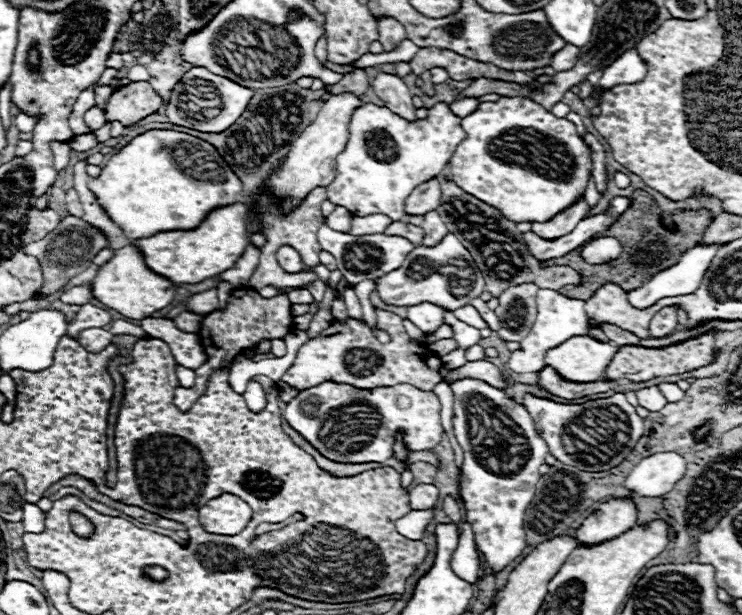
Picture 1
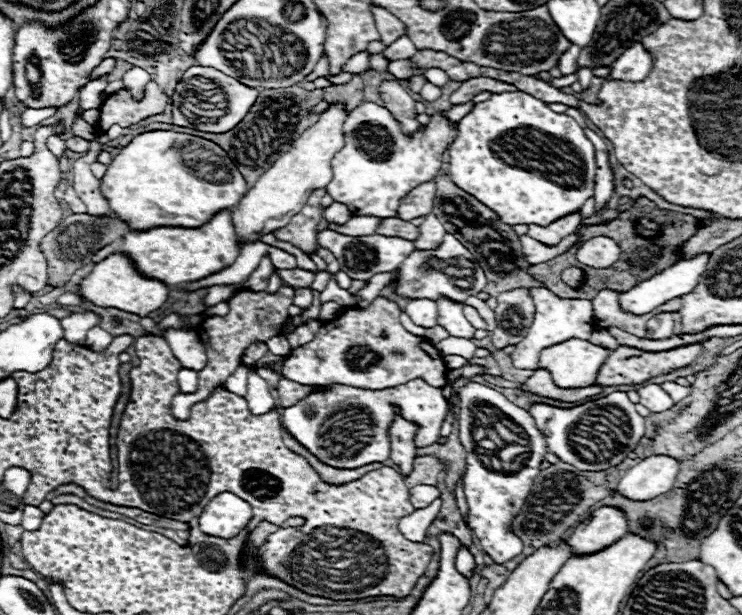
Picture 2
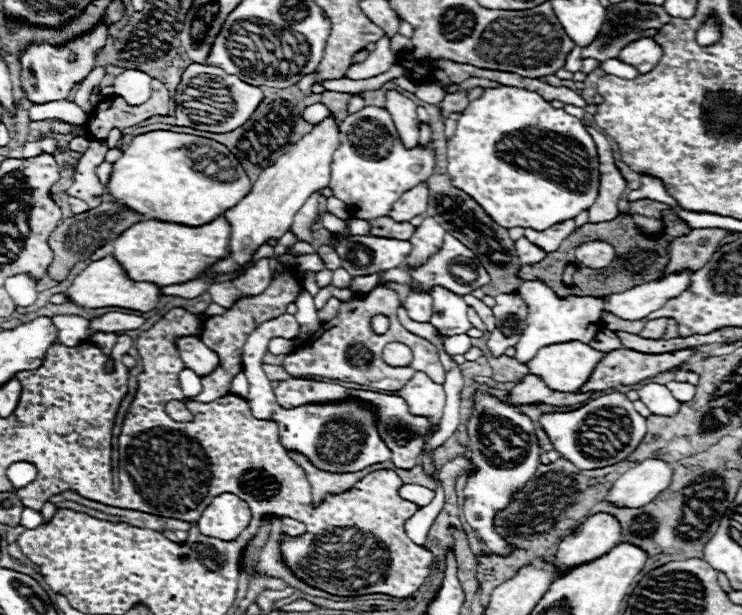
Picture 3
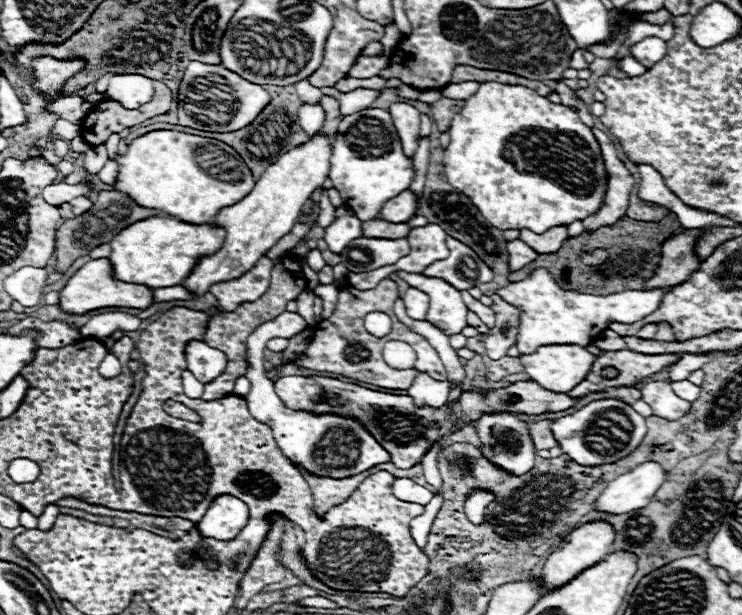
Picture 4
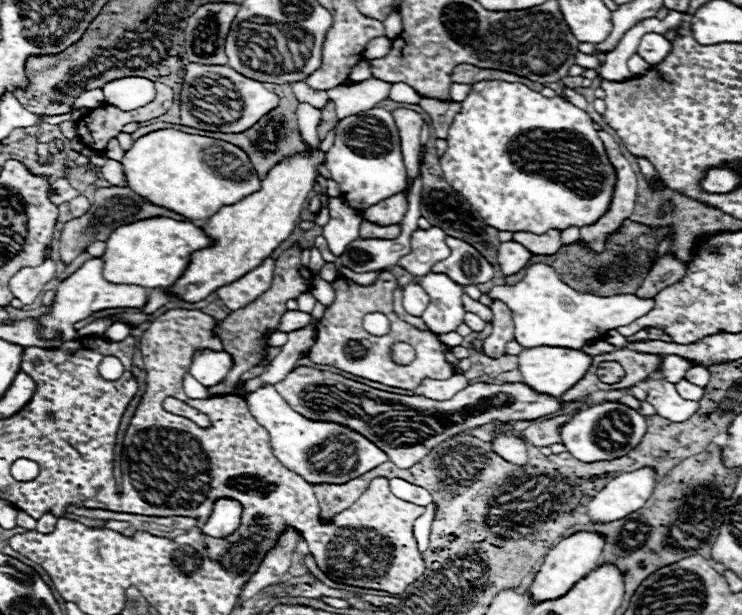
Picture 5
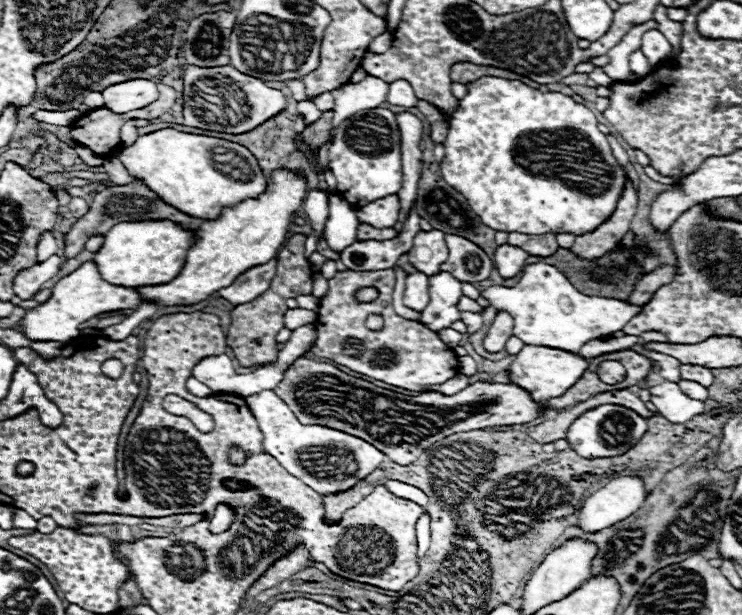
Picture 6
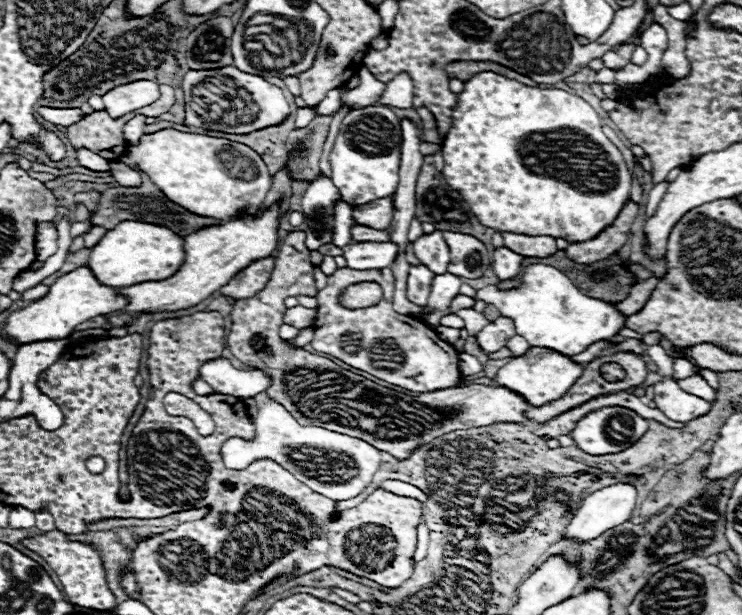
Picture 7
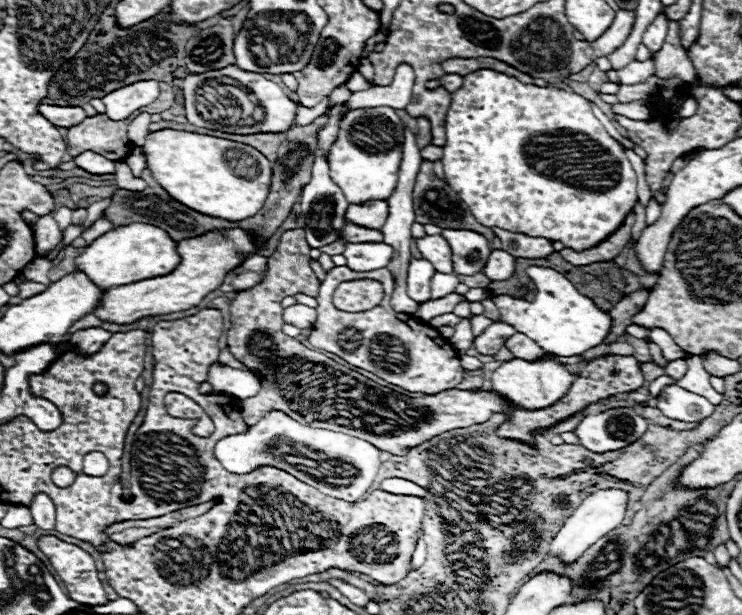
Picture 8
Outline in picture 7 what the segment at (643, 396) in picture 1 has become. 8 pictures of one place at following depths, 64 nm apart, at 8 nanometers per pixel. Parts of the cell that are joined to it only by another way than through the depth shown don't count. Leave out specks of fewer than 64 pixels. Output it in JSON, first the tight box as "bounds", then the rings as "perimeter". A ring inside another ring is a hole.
{"bounds":[654,380,710,422],"perimeter":[[[660,380],[654,386],[654,402],[666,418],[674,422],[690,422],[710,410],[710,404],[698,396],[684,392],[676,380]]]}

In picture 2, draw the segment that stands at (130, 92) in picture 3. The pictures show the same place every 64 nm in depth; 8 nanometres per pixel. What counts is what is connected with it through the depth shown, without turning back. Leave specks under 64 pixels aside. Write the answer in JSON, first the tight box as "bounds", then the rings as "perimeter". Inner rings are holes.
{"bounds":[122,66,150,100],"perimeter":[[[134,66],[124,74],[122,80],[124,80],[124,88],[128,88],[134,94],[134,98],[140,100],[142,92],[144,92],[144,86],[150,82],[150,74],[144,68]]]}

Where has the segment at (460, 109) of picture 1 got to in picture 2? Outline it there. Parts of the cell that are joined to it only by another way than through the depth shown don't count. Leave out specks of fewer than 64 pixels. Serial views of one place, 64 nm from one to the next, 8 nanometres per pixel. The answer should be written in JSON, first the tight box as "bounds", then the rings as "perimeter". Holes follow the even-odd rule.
{"bounds":[448,102,474,122],"perimeter":[[[466,102],[466,104],[462,104],[462,106],[450,106],[448,118],[450,118],[452,122],[458,122],[464,114],[468,114],[468,110],[472,110],[472,106],[474,106],[474,102]]]}

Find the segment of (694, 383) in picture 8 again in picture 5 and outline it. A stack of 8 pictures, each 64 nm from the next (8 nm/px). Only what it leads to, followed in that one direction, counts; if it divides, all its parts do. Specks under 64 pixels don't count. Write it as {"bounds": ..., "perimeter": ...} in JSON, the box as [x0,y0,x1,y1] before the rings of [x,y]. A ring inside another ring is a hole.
{"bounds":[676,380,704,402],"perimeter":[[[680,380],[680,382],[676,382],[676,390],[678,390],[678,394],[680,394],[682,398],[686,398],[686,400],[694,400],[694,402],[698,402],[698,400],[702,398],[702,392],[704,392],[700,386],[696,386],[696,384],[688,382],[688,380]]]}

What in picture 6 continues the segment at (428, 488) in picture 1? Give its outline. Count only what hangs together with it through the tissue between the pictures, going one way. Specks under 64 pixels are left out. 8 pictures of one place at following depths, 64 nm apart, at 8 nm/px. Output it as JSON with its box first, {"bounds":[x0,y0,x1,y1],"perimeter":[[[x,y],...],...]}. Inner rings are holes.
{"bounds":[386,480,428,506],"perimeter":[[[388,480],[386,486],[388,486],[388,490],[392,490],[392,494],[396,494],[398,498],[408,498],[408,500],[420,504],[420,506],[426,506],[426,504],[428,504],[428,496],[426,496],[420,488],[416,488],[416,486],[404,484],[404,482],[400,482],[400,480]]]}

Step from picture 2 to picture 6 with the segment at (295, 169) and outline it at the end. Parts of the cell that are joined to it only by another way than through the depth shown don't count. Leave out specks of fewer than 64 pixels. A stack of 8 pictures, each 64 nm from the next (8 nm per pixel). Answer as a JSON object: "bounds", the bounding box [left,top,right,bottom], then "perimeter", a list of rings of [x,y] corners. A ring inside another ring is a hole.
{"bounds":[138,170,308,306],"perimeter":[[[274,170],[268,176],[268,190],[260,194],[260,198],[244,200],[234,208],[222,210],[220,218],[204,222],[196,232],[200,240],[188,250],[182,272],[168,284],[140,286],[138,290],[142,294],[142,300],[154,300],[164,306],[190,306],[206,300],[220,288],[226,288],[252,266],[276,258],[276,252],[286,242],[288,228],[292,224],[292,218],[296,216],[296,210],[302,206],[306,192],[308,186],[304,174],[292,170]]]}

